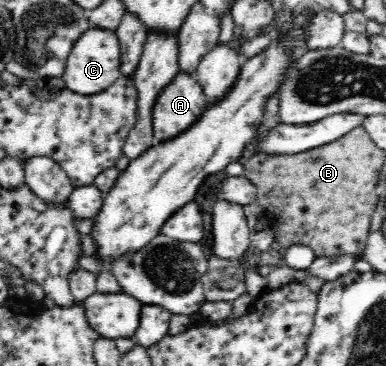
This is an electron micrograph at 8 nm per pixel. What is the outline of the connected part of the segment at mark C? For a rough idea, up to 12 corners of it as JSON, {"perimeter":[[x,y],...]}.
{"perimeter":[[91,26],[72,45],[61,77],[99,94],[121,77],[116,32]]}

